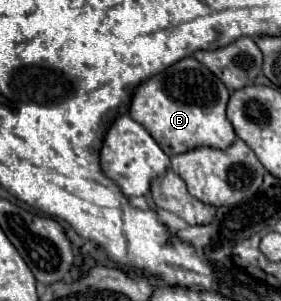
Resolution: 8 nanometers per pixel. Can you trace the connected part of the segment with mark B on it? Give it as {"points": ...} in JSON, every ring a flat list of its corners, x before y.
{"points":[[189,56,143,82,133,96,129,116,147,128,167,156,183,154,201,146,223,150,237,138,225,116,227,100,229,92,225,84,211,70]]}

